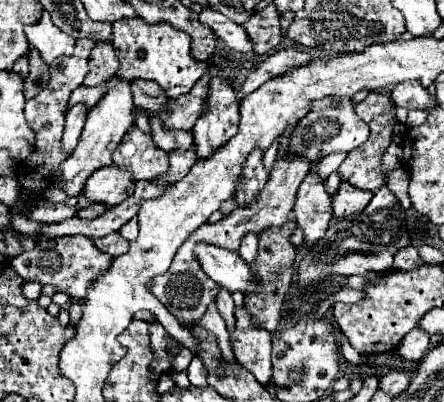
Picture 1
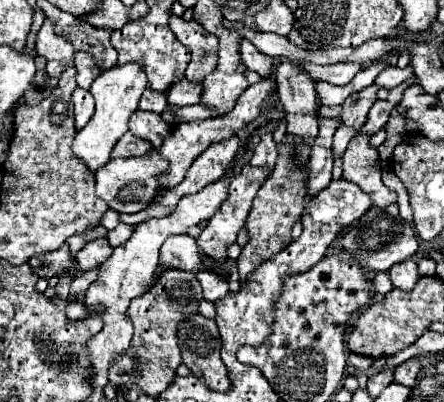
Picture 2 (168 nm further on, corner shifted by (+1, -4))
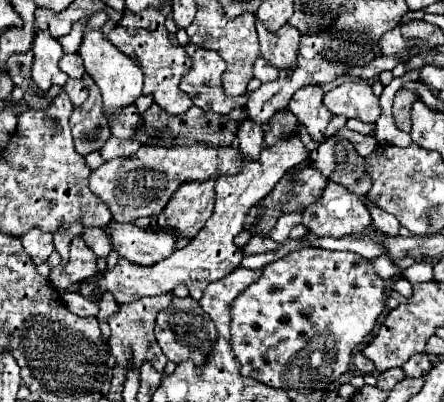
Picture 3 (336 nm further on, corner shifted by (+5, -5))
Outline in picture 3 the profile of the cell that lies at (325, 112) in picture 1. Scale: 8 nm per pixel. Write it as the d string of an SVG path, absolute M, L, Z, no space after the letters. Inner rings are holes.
M344 82L324 94L324 106L332 114L358 118L362 122L376 122L380 116L378 98L372 94L370 84Z

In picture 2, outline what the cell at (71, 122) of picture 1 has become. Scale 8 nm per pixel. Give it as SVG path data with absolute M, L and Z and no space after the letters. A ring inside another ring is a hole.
M78 87L72 93L72 103L74 103L74 115L76 115L76 129L80 131L94 113L94 97L90 91Z

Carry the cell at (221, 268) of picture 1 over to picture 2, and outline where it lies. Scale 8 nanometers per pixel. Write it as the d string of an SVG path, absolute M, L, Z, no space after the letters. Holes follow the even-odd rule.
M174 235L162 245L162 263L170 267L178 267L190 273L200 273L202 269L210 269L218 273L224 281L230 279L230 265L224 261L214 261L196 245L196 239L190 235Z

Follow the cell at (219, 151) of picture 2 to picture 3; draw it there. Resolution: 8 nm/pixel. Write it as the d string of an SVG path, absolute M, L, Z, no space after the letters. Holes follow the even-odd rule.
M214 178L210 182L188 182L174 192L166 210L150 218L152 228L170 228L176 238L194 238L212 216Z

